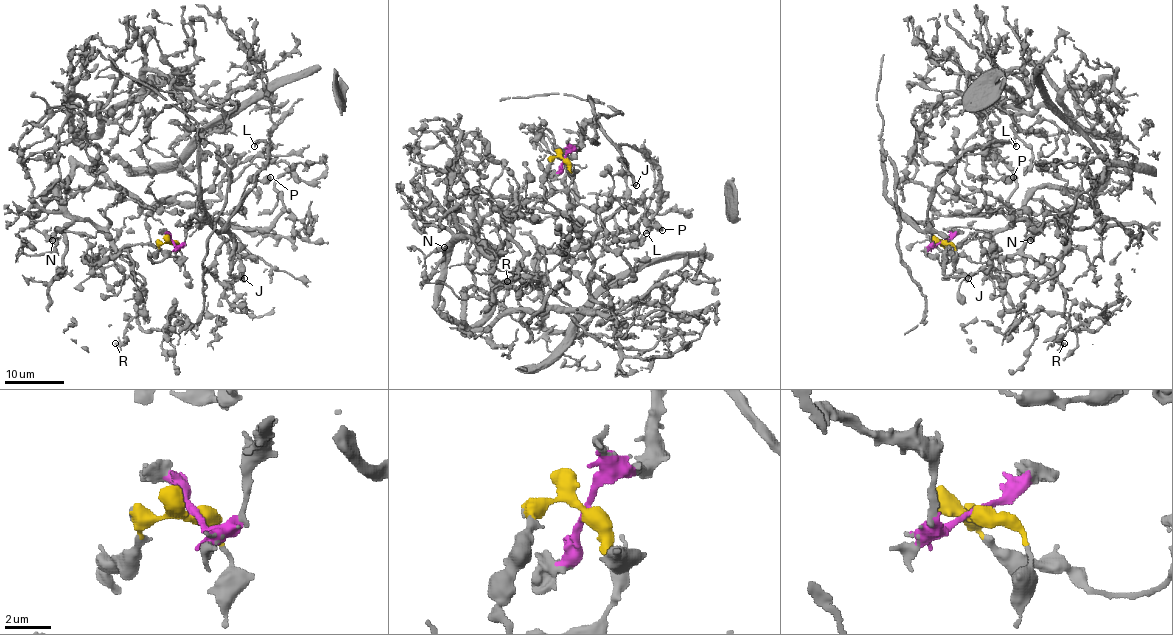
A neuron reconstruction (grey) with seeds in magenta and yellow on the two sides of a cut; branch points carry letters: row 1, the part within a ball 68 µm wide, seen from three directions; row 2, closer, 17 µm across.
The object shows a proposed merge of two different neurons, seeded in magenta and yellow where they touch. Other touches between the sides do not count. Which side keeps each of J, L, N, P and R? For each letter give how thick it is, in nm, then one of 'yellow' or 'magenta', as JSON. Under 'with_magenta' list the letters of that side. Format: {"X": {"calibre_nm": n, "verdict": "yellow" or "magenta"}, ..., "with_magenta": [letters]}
{"J": {"calibre_nm": 550, "verdict": "magenta"}, "L": {"calibre_nm": 360, "verdict": "magenta"}, "N": {"calibre_nm": 480, "verdict": "yellow"}, "P": {"calibre_nm": 650, "verdict": "yellow"}, "R": {"calibre_nm": 280, "verdict": "yellow"}, "with_magenta": ["J", "L"]}

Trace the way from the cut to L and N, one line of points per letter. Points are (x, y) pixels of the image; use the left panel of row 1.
L: (172, 242), (179, 245), (191, 218), (209, 221), (218, 230), (224, 226), (266, 159), (263, 142), (255, 146)
N: (172, 242), (153, 254), (159, 262), (150, 245), (110, 255), (114, 243), (54, 198), (33, 217), (53, 240)

